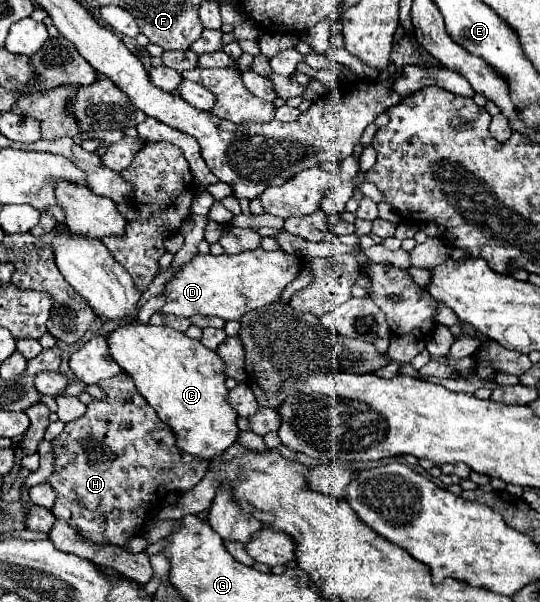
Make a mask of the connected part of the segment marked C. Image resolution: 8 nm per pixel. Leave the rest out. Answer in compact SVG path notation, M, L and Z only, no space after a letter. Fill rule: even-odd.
M142 322L116 326L108 334L110 356L132 376L138 392L158 412L158 418L172 426L176 444L200 458L216 458L238 438L238 414L228 406L222 374L222 360L216 352L202 346L200 340L188 338L170 326L152 326ZM208 364L212 374L202 374L200 366Z

